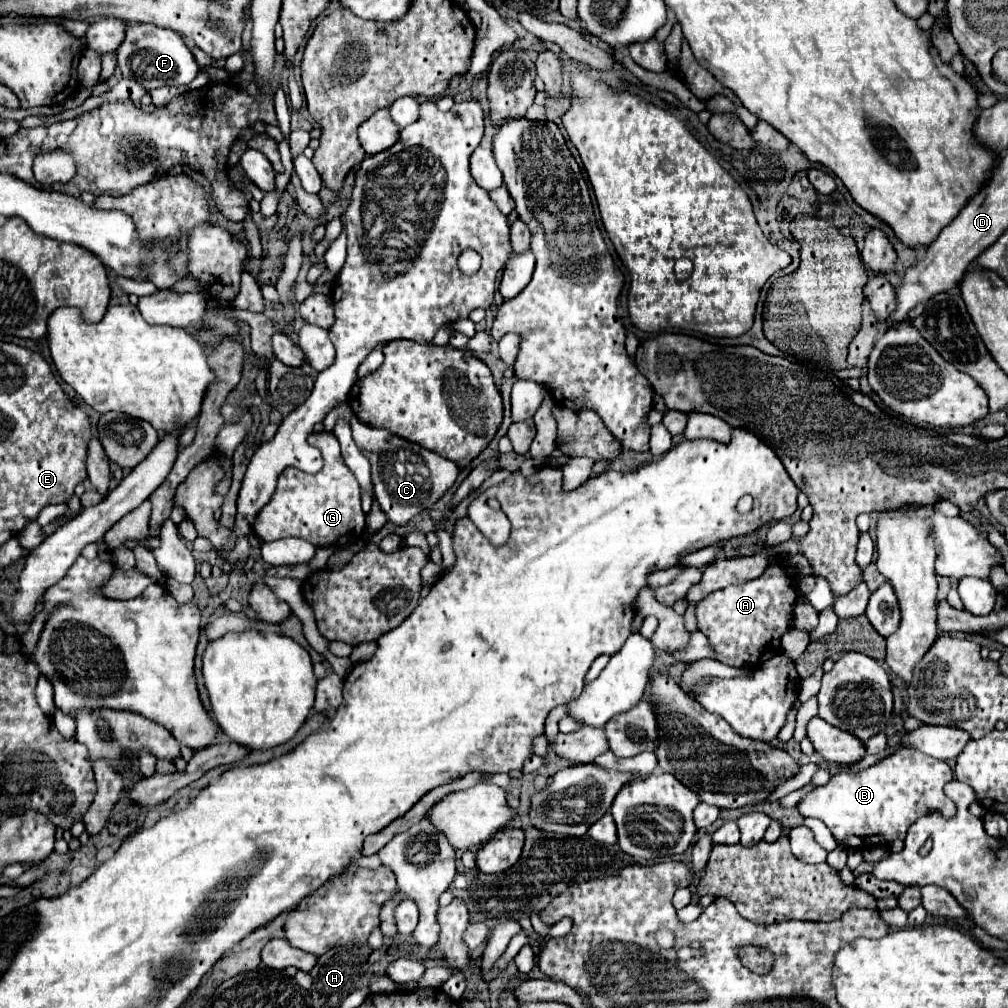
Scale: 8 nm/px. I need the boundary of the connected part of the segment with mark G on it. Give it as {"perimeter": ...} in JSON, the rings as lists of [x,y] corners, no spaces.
{"perimeter":[[[312,433],[310,445],[318,447],[324,457],[324,467],[308,475],[288,467],[280,479],[272,501],[254,521],[254,531],[262,541],[278,541],[284,537],[300,537],[316,547],[342,547],[360,539],[366,531],[366,515],[360,507],[360,485],[340,455],[340,443],[334,433]]]}

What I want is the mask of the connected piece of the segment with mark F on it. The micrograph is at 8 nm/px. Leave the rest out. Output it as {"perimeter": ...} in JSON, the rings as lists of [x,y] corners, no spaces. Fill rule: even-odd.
{"perimeter":[[[150,23],[128,25],[126,39],[116,51],[116,55],[118,55],[118,67],[122,69],[122,75],[140,83],[146,91],[162,85],[186,85],[200,71],[194,55],[190,53],[184,39],[176,31],[150,25]]]}

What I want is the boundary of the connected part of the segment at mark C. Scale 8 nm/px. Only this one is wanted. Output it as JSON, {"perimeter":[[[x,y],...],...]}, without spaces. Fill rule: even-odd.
{"perimeter":[[[354,415],[350,419],[354,441],[368,457],[372,467],[372,485],[374,497],[380,503],[380,509],[394,525],[406,525],[414,515],[424,509],[430,509],[454,483],[458,477],[458,465],[450,459],[444,459],[418,443],[406,441],[398,435],[392,435],[388,429],[378,429],[366,423],[360,423]]]}

